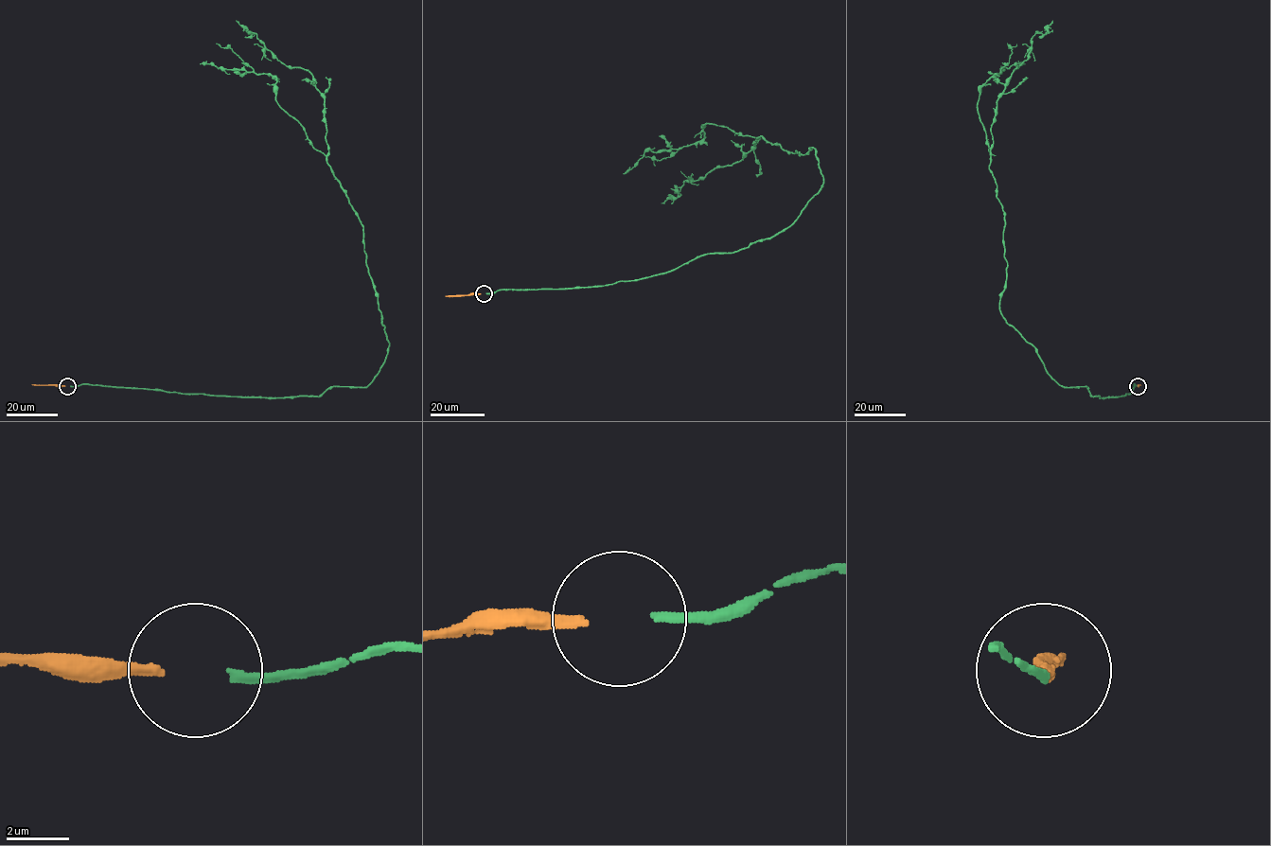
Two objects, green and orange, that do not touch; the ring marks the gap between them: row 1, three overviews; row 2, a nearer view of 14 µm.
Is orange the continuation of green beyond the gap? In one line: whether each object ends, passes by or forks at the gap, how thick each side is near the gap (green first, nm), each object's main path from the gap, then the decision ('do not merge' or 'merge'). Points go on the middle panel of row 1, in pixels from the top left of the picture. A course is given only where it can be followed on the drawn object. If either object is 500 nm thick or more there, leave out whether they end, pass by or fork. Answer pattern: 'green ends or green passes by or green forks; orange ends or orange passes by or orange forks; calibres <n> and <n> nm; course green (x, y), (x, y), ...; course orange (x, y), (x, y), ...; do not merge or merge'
green ends; orange ends; calibres 240 and 280 nm; course green (485, 293), (637, 280), (747, 248), (787, 228), (823, 177), (813, 148), (800, 155), (761, 135), (661, 203); course orange (480, 294), (446, 296); merge

